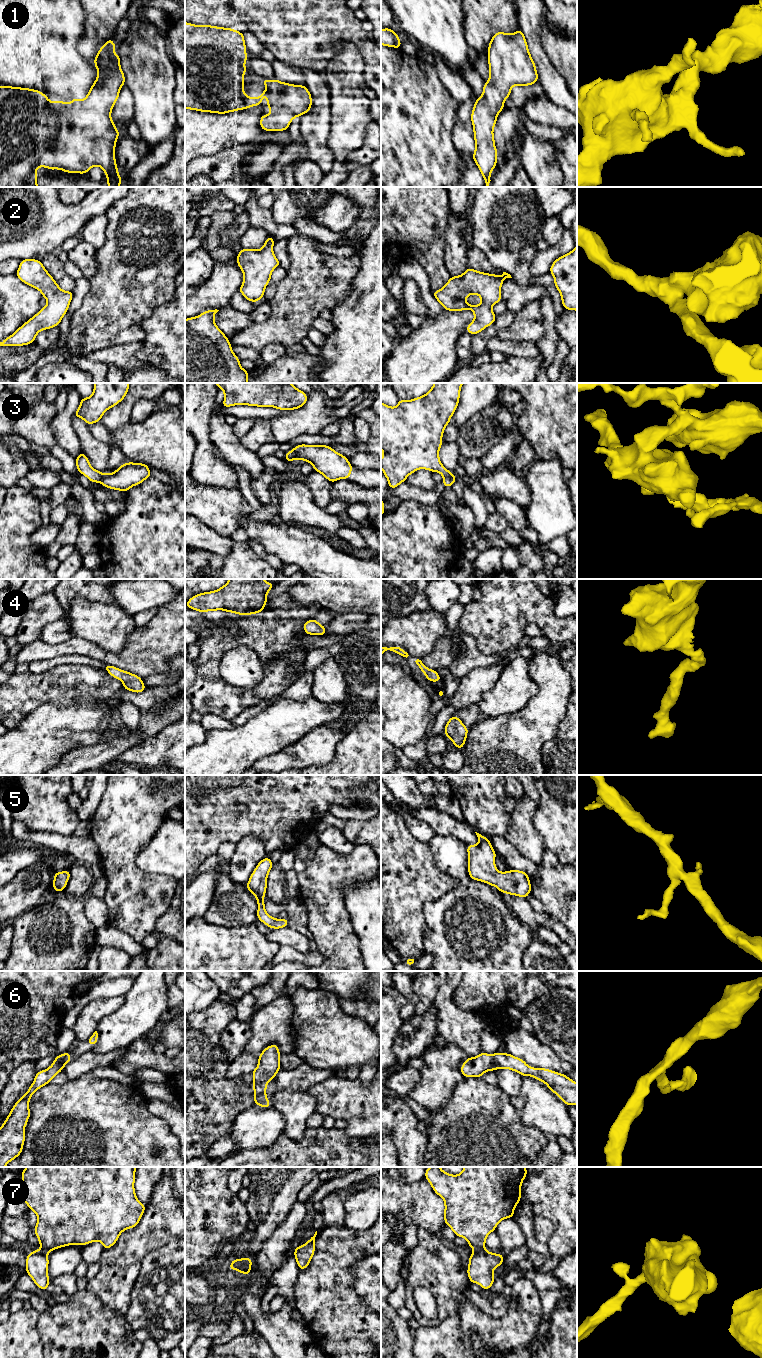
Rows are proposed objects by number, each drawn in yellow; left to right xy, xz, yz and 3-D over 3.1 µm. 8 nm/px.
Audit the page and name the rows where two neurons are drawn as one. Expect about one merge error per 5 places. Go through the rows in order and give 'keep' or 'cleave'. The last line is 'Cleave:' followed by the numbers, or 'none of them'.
1: keep
2: keep
3: cleave
4: keep
5: keep
6: keep
7: cleave
Cleave: 3, 7

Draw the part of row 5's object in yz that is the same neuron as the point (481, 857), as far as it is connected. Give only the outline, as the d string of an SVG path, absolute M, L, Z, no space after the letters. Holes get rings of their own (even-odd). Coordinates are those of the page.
M475 832L479 843L466 845L468 874L471 879L495 886L499 892L527 899L532 892L529 875L525 871L500 872L495 865L496 852L488 838Z

